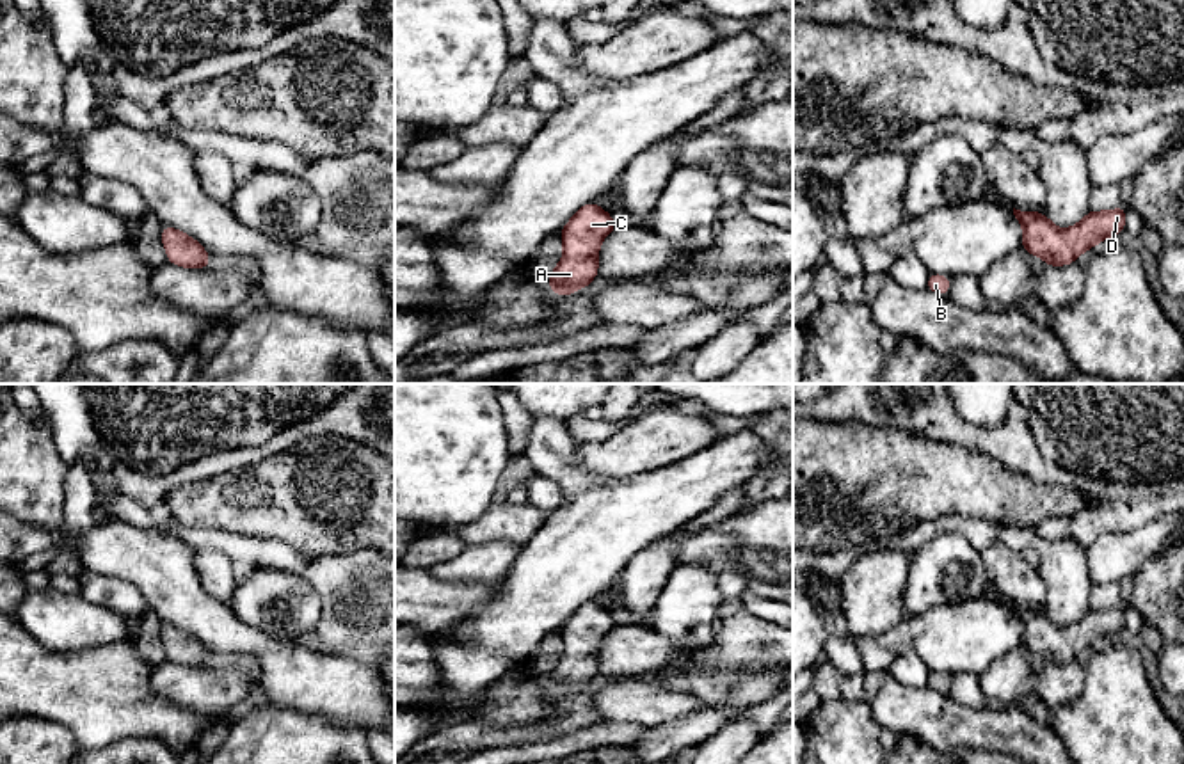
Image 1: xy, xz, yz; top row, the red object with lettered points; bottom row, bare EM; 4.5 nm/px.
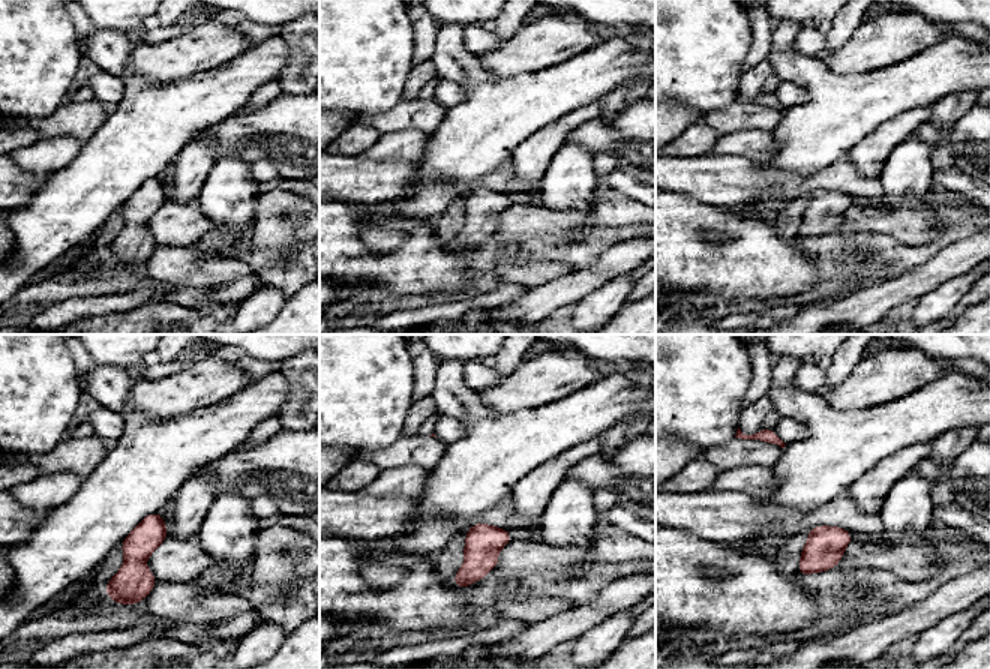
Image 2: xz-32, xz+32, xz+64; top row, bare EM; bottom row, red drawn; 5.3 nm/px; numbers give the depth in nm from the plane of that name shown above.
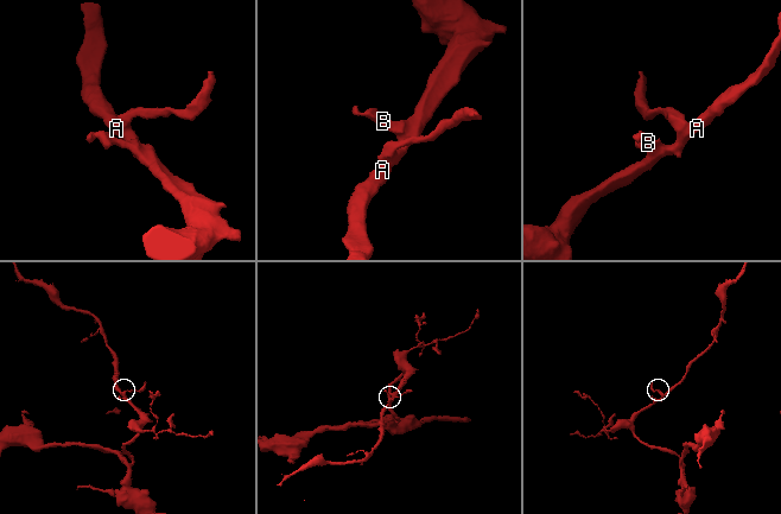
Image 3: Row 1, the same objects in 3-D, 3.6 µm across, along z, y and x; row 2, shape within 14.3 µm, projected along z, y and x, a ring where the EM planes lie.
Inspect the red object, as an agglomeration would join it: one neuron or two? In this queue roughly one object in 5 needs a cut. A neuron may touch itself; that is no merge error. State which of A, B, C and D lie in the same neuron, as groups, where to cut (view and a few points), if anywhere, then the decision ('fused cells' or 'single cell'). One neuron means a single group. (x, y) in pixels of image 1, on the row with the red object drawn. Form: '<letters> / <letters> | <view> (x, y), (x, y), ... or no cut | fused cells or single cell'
A B C D | no cut | single cell

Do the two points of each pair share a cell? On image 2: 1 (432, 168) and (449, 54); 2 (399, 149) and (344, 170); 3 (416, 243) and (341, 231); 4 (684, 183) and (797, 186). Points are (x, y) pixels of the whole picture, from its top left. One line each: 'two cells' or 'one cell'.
1: one cell
2: two cells
3: one cell
4: one cell

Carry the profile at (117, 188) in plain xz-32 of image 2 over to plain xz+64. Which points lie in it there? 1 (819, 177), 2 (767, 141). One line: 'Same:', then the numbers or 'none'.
Same: none

